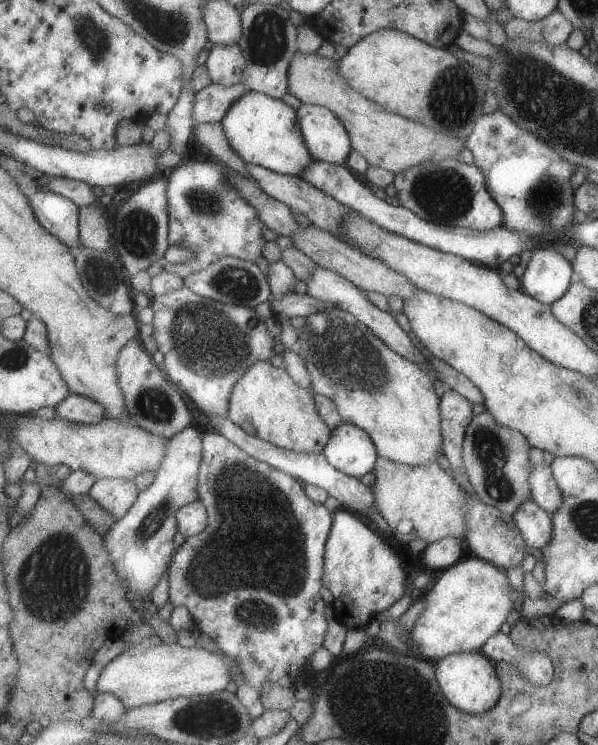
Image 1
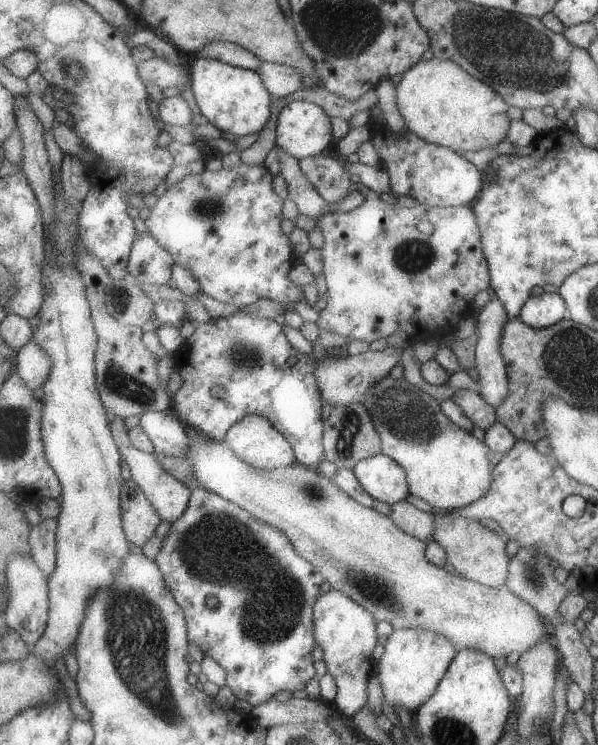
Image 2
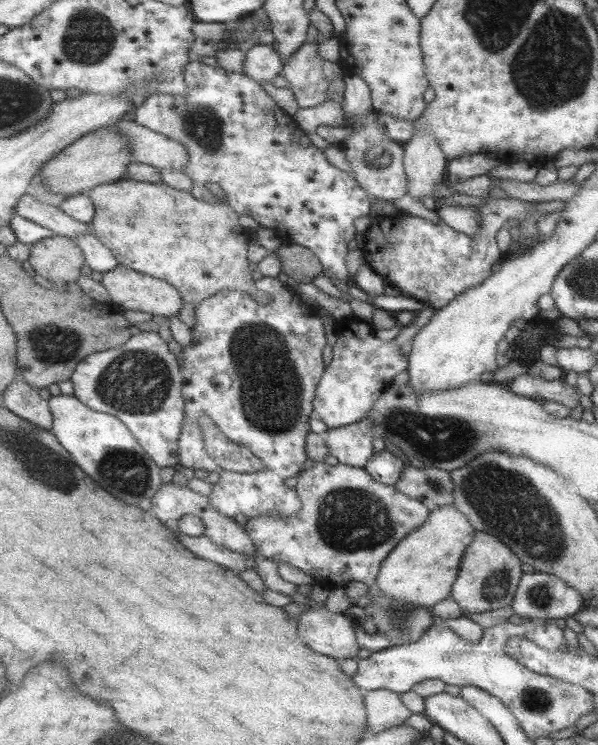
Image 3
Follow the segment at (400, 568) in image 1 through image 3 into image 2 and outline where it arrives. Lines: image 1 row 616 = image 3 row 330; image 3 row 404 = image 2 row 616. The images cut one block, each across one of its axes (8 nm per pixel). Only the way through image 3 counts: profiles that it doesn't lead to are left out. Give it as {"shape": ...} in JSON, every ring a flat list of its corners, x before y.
{"shape":[[335,589,320,596,314,606,314,619,317,644,323,648,327,672,333,674,338,684,339,694,334,703,343,716,352,718,369,702,367,688,377,669,373,650,379,644,378,621,360,603]]}

